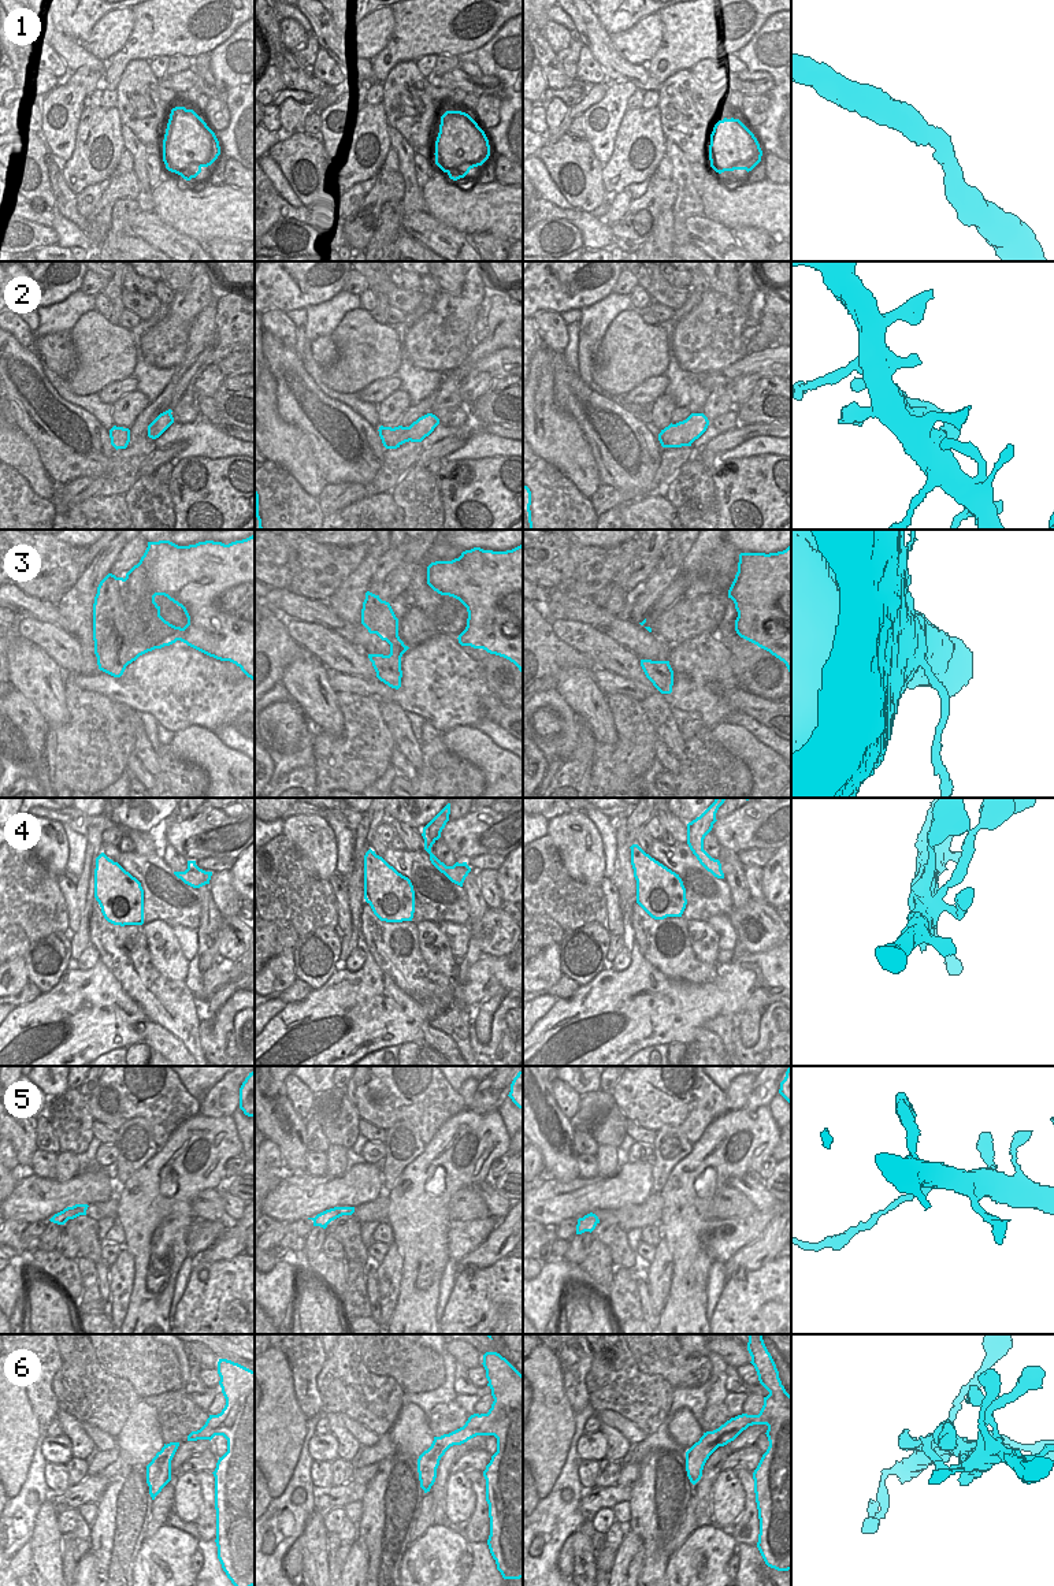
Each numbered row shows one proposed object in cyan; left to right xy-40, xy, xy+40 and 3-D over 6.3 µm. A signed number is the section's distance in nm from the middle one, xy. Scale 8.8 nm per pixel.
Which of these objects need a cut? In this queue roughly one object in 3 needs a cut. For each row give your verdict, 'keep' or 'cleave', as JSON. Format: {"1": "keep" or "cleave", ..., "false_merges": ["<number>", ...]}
{"1": "keep", "2": "cleave", "3": "cleave", "4": "keep", "5": "cleave", "6": "keep", "false_merges": ["2", "3", "5"]}

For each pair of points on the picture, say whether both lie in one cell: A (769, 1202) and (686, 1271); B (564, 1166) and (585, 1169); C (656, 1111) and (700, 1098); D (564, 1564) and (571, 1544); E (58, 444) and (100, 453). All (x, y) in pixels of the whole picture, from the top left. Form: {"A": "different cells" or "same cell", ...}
{"A": "different cells", "B": "different cells", "C": "same cell", "D": "same cell", "E": "same cell"}

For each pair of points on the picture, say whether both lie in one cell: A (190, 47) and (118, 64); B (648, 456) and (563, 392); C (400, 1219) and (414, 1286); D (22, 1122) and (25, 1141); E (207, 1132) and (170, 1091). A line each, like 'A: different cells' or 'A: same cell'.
A: same cell
B: same cell
C: same cell
D: same cell
E: different cells

